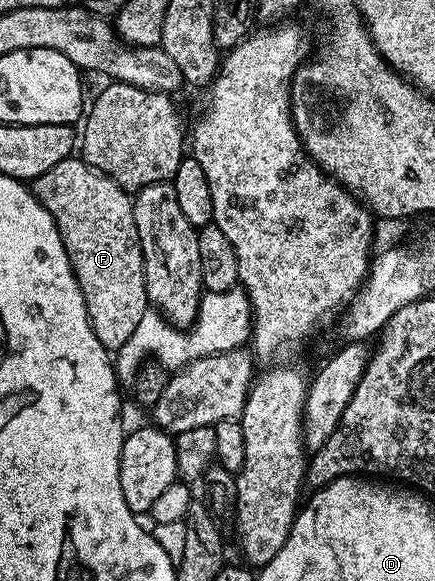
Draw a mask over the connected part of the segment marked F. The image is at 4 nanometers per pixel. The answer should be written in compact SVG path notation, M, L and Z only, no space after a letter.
M73 156L54 164L42 176L31 179L30 189L38 201L50 212L52 225L58 228L62 236L62 244L66 248L66 256L72 265L74 276L78 280L78 288L84 297L84 306L88 310L88 319L94 328L94 336L109 352L120 349L130 336L134 336L134 328L138 328L138 320L150 309L146 296L146 276L142 248L138 240L138 228L134 224L133 195L124 190L110 176L92 169L83 157Z

